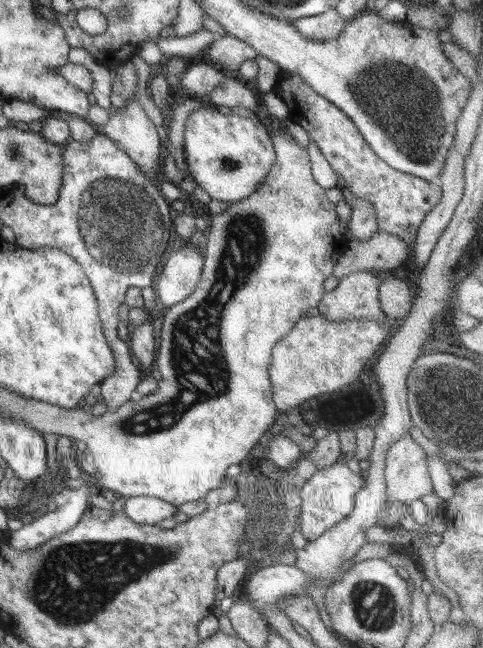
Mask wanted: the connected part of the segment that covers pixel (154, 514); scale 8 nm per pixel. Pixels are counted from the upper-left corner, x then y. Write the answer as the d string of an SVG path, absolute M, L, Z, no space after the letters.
M127 497L123 501L123 512L128 518L141 525L158 525L160 520L166 520L178 512L173 504L159 498Z

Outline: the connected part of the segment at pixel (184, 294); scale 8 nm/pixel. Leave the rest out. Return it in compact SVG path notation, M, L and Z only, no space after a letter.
M187 242L184 248L165 256L165 263L155 274L151 287L161 310L186 300L194 292L205 268L203 250Z

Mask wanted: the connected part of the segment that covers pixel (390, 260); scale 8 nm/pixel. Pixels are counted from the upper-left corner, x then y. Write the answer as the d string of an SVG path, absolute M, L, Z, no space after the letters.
M378 230L370 239L350 240L332 275L340 280L354 272L397 270L408 258L409 249L398 235Z

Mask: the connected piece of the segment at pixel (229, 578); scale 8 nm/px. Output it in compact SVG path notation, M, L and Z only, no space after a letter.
M245 557L242 559L238 558L224 563L220 568L218 568L218 575L216 575L218 586L216 589L216 599L214 599L213 608L220 606L220 602L224 597L234 595L236 586L240 584L240 579L246 576L248 566L256 563L256 560L257 559L252 557Z

